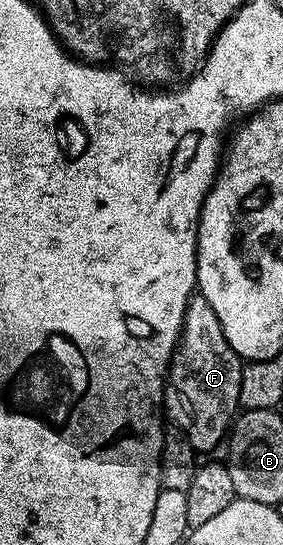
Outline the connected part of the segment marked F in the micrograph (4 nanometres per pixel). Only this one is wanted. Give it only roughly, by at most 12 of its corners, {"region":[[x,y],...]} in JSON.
{"region":[[192,297],[163,408],[196,451],[224,444],[244,362]]}

